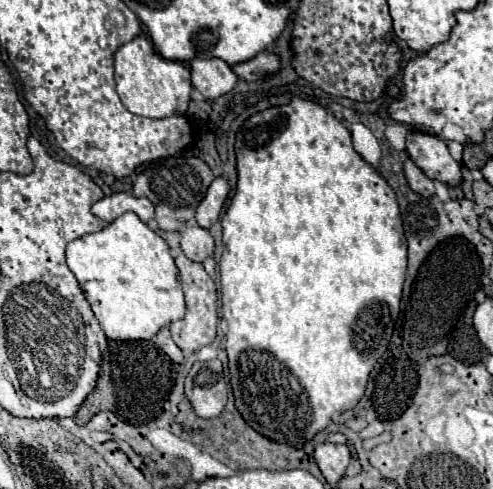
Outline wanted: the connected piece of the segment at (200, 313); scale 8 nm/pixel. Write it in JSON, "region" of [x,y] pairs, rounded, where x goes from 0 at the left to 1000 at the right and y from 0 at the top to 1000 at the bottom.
{"region":[[[365,519],[357,528],[357,544],[365,552],[365,577],[373,589],[377,605],[377,646],[369,654],[357,654],[345,663],[349,695],[373,716],[373,720],[398,720],[410,708],[426,703],[438,691],[438,658],[442,658],[442,634],[438,634],[438,581],[434,573],[418,560],[414,544],[406,536],[394,536]]]}

